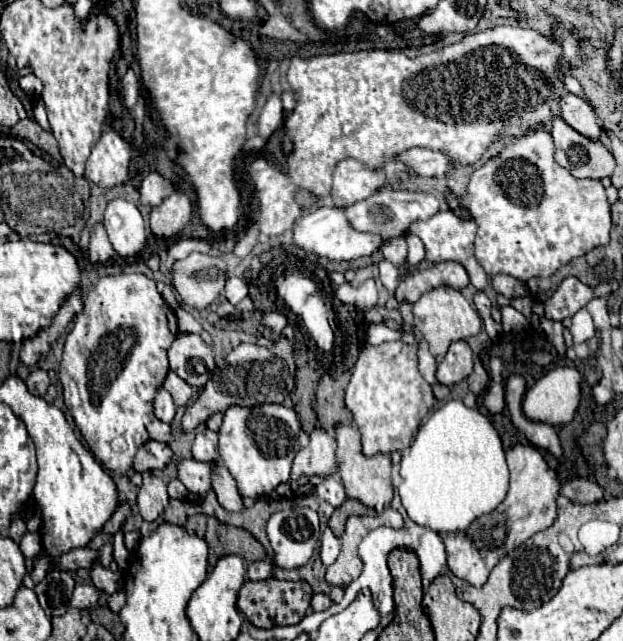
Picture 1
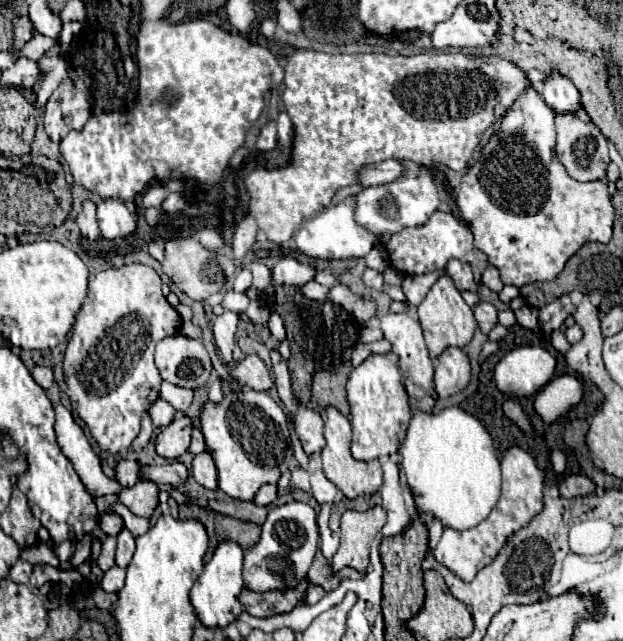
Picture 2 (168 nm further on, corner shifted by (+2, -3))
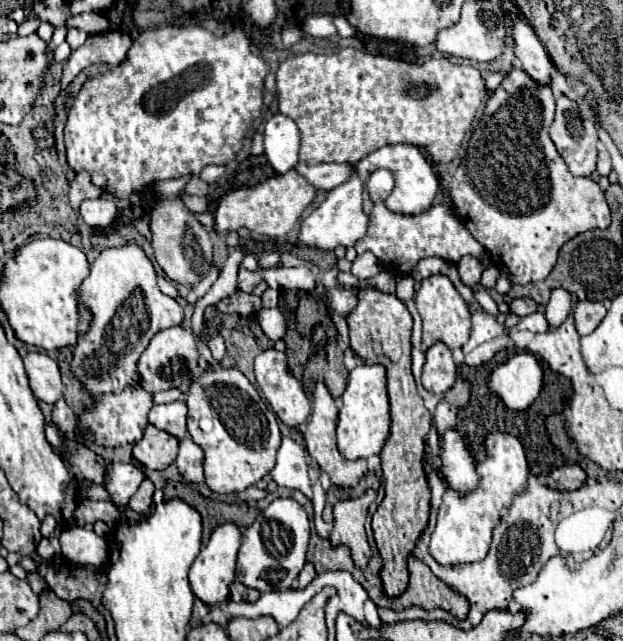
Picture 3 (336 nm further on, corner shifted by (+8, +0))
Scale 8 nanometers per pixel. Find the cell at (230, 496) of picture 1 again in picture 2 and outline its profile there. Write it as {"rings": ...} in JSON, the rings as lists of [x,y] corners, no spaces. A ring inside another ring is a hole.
{"rings":[[[202,452],[202,454],[194,456],[190,472],[200,486],[204,486],[208,490],[216,490],[216,466],[214,466],[210,452]]]}

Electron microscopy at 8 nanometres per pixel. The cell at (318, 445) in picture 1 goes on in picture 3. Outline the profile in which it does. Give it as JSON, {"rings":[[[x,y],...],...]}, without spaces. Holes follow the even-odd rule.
{"rings":[[[268,349],[268,351],[262,351],[256,361],[254,361],[254,373],[256,373],[256,381],[262,389],[262,393],[266,395],[266,399],[270,401],[274,413],[280,417],[280,421],[284,425],[288,425],[290,429],[302,429],[306,425],[306,421],[310,419],[310,409],[312,409],[312,403],[308,401],[302,385],[294,379],[294,375],[288,371],[288,365],[286,365],[286,355],[276,351],[276,349]]]}

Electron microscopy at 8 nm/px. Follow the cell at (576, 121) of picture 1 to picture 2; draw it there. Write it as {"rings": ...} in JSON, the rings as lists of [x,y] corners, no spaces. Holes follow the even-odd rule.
{"rings":[[[558,72],[548,74],[542,96],[554,112],[576,112],[580,108],[580,94],[576,86]]]}

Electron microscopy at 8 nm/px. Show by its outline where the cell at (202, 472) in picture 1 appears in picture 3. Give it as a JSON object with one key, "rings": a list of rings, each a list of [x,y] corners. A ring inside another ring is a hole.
{"rings":[[[110,463],[106,471],[104,487],[108,489],[112,503],[116,503],[116,507],[126,507],[128,499],[136,493],[136,487],[142,481],[144,481],[144,473],[134,463],[130,465]]]}

